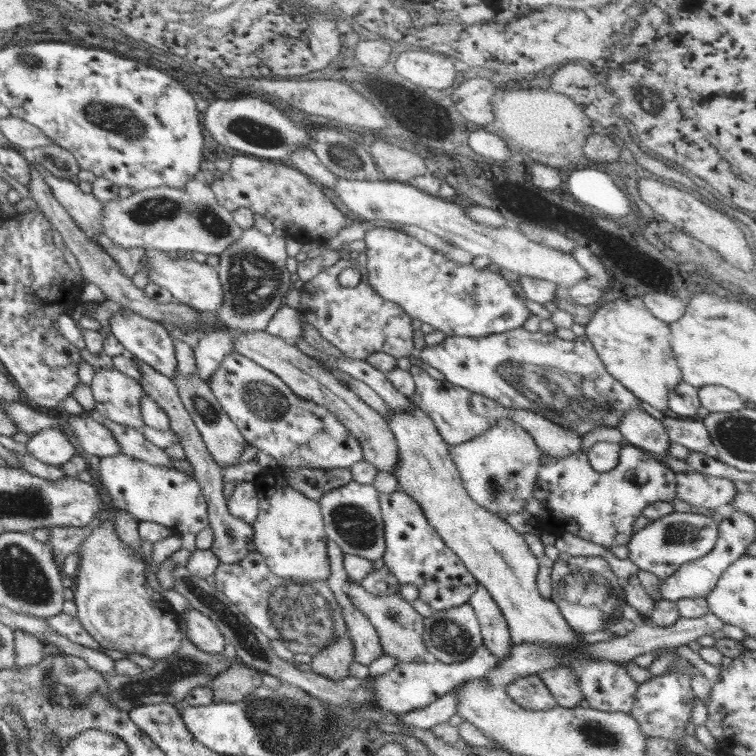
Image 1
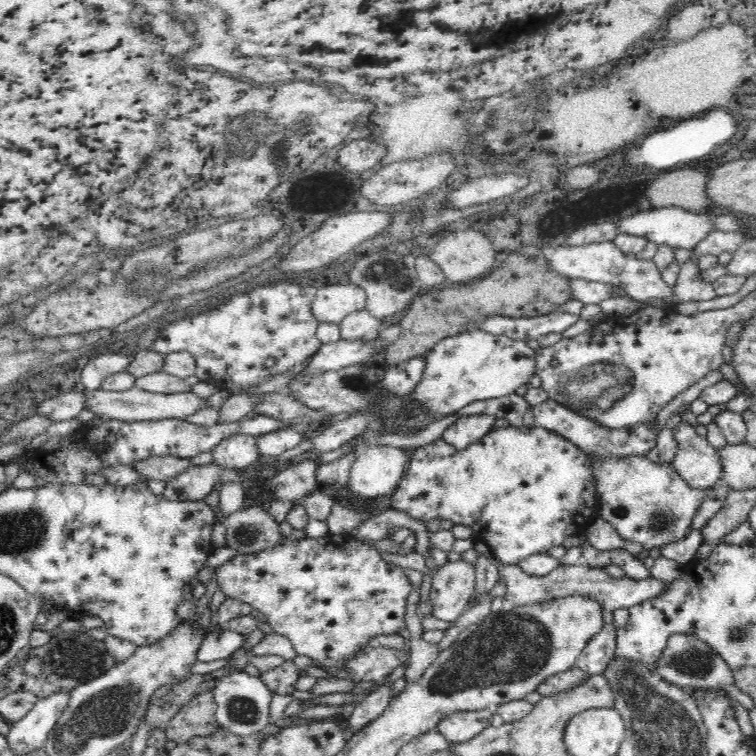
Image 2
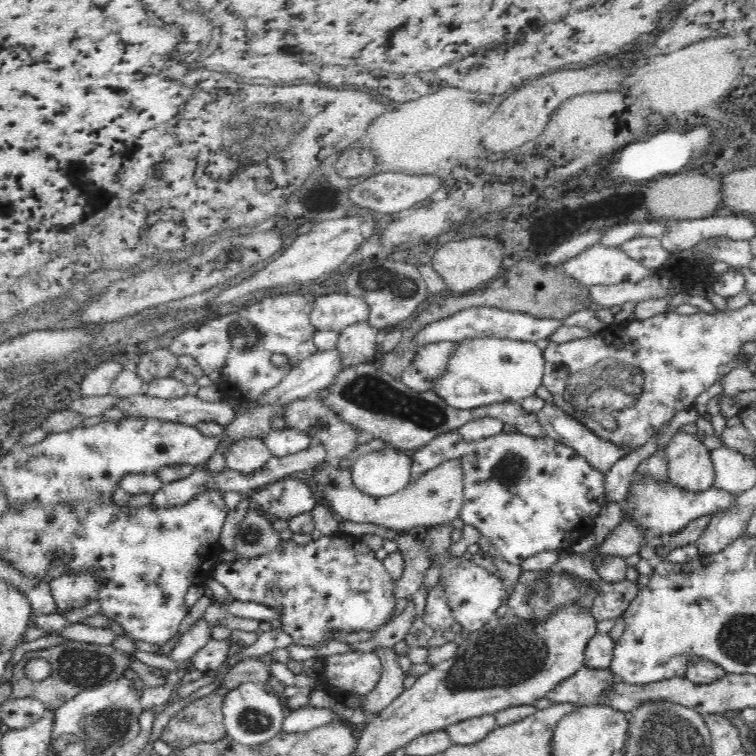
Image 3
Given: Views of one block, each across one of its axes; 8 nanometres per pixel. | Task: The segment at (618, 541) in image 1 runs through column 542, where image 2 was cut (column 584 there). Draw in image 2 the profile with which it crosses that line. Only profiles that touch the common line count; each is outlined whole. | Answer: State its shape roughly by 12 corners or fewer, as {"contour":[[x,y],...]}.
{"contour":[[537,425],[409,451],[390,508],[518,565],[599,516],[587,454]]}

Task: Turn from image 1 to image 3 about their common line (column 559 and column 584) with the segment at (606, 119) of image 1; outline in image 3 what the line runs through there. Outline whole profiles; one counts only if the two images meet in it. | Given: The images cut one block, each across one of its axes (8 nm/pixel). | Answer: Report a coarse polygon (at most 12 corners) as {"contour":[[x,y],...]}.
{"contour":[[602,66],[532,80],[480,126],[494,152],[538,138],[564,100],[618,88]]}

